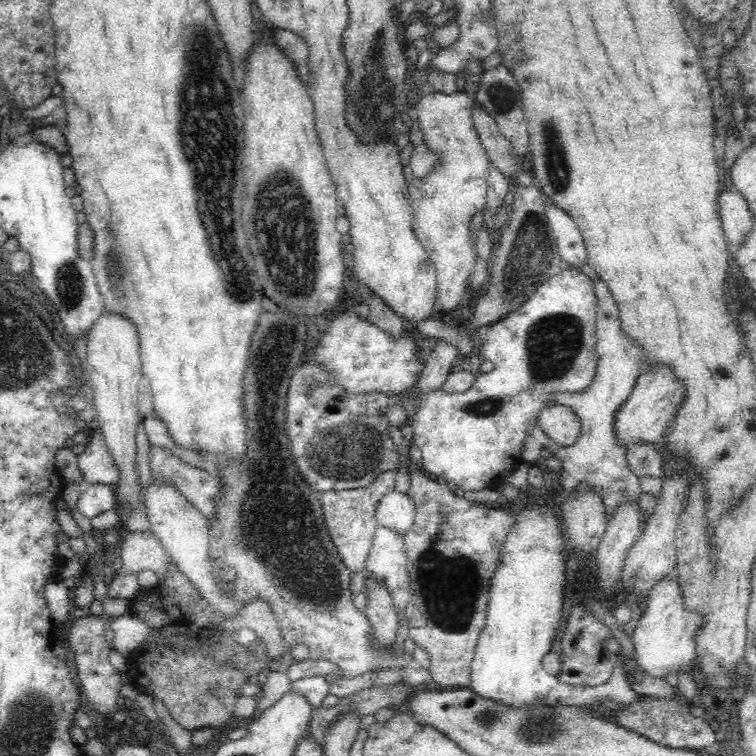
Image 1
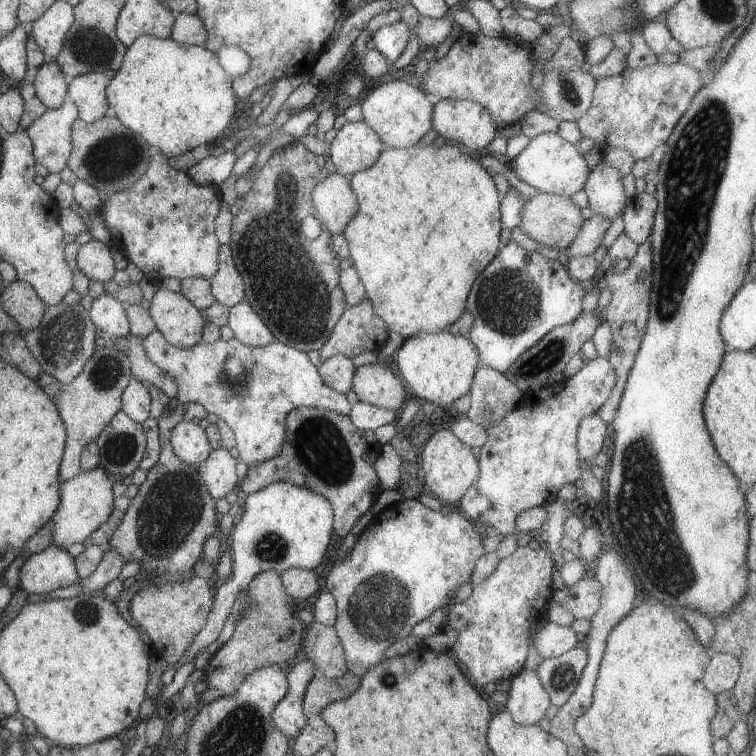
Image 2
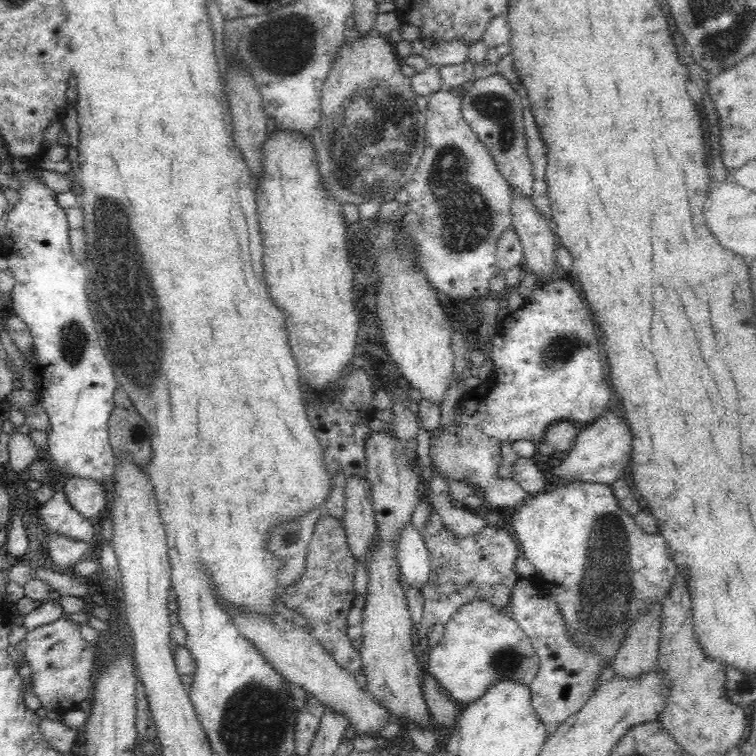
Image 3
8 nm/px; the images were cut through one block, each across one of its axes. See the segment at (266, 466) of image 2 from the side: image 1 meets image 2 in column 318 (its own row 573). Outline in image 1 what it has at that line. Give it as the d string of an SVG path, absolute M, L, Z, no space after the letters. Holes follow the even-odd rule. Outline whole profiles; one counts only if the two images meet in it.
M413 466L410 471L410 489L407 495L412 499L414 505L416 505L416 516L414 516L414 524L412 528L404 535L404 547L405 555L407 558L407 571L408 577L410 577L410 600L408 606L403 610L405 618L408 620L407 626L409 627L409 638L414 640L416 646L420 646L428 653L430 659L430 666L428 668L429 681L434 681L440 686L452 686L452 687L467 687L471 677L471 662L474 658L474 650L476 650L476 644L482 628L486 622L487 608L488 608L488 596L490 590L490 578L494 574L494 570L498 566L500 558L500 550L506 543L506 536L512 528L512 524L516 522L516 513L507 512L506 510L494 509L486 507L486 504L468 501L463 496L455 496L452 493L452 486L445 483L440 484L438 481L432 480L428 477L428 473L422 469L422 466Z

